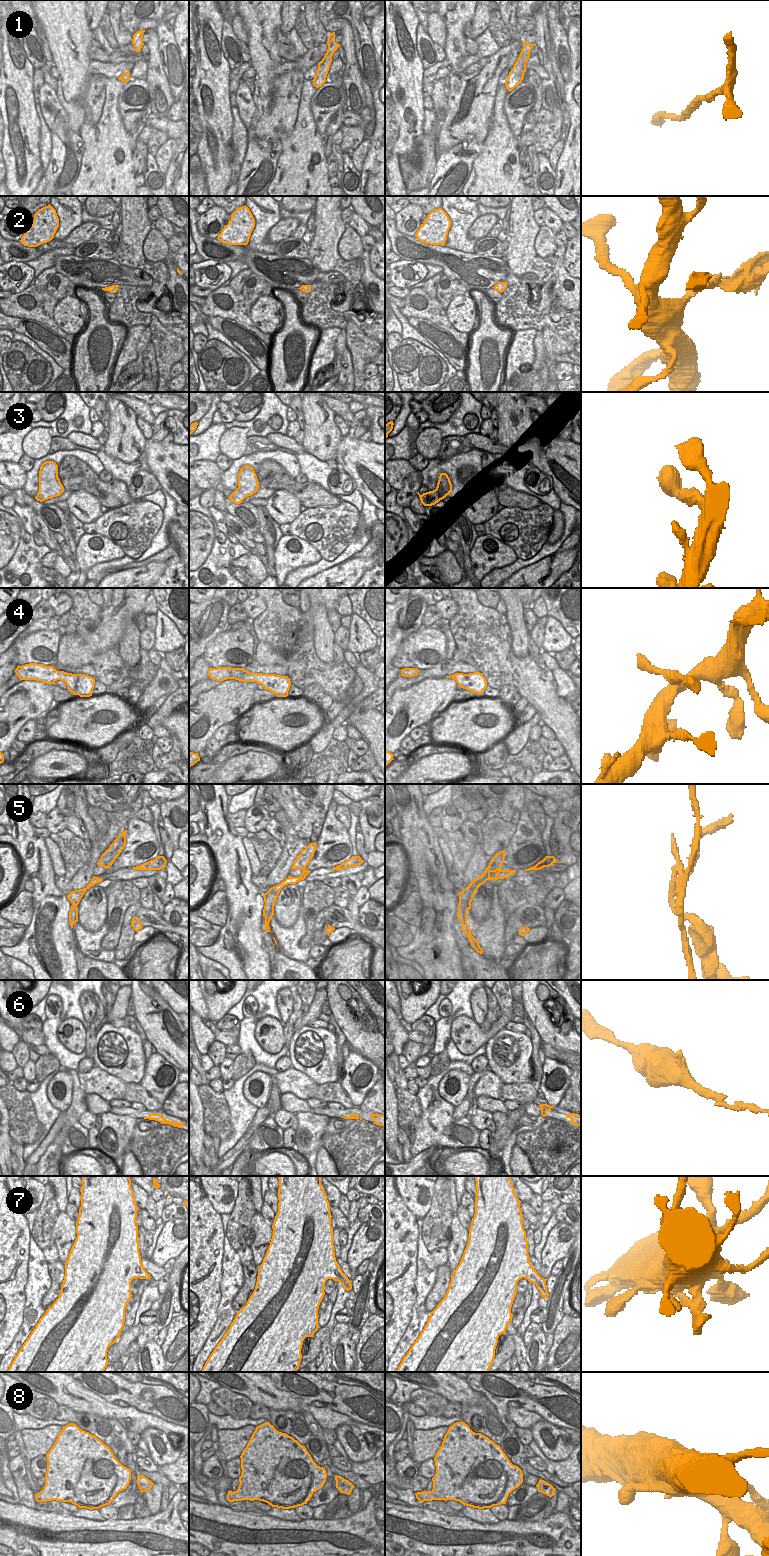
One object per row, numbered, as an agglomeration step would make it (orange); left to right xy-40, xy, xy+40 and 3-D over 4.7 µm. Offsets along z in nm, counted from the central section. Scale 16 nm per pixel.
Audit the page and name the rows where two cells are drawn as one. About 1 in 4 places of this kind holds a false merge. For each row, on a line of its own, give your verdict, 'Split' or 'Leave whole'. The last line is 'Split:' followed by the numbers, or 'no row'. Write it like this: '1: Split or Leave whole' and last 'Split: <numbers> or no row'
1: Leave whole
2: Split
3: Leave whole
4: Leave whole
5: Split
6: Leave whole
7: Leave whole
8: Leave whole
Split: 2, 5

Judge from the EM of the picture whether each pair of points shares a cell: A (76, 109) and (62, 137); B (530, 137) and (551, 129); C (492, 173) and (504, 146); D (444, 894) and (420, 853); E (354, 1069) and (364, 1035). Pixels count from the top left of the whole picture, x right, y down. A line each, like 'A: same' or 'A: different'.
A: different
B: different
C: same
D: same
E: different

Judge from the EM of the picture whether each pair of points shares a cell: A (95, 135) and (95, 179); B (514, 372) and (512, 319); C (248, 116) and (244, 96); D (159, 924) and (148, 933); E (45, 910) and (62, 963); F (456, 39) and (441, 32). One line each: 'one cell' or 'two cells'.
A: one cell
B: two cells
C: one cell
D: two cells
E: one cell
F: two cells

